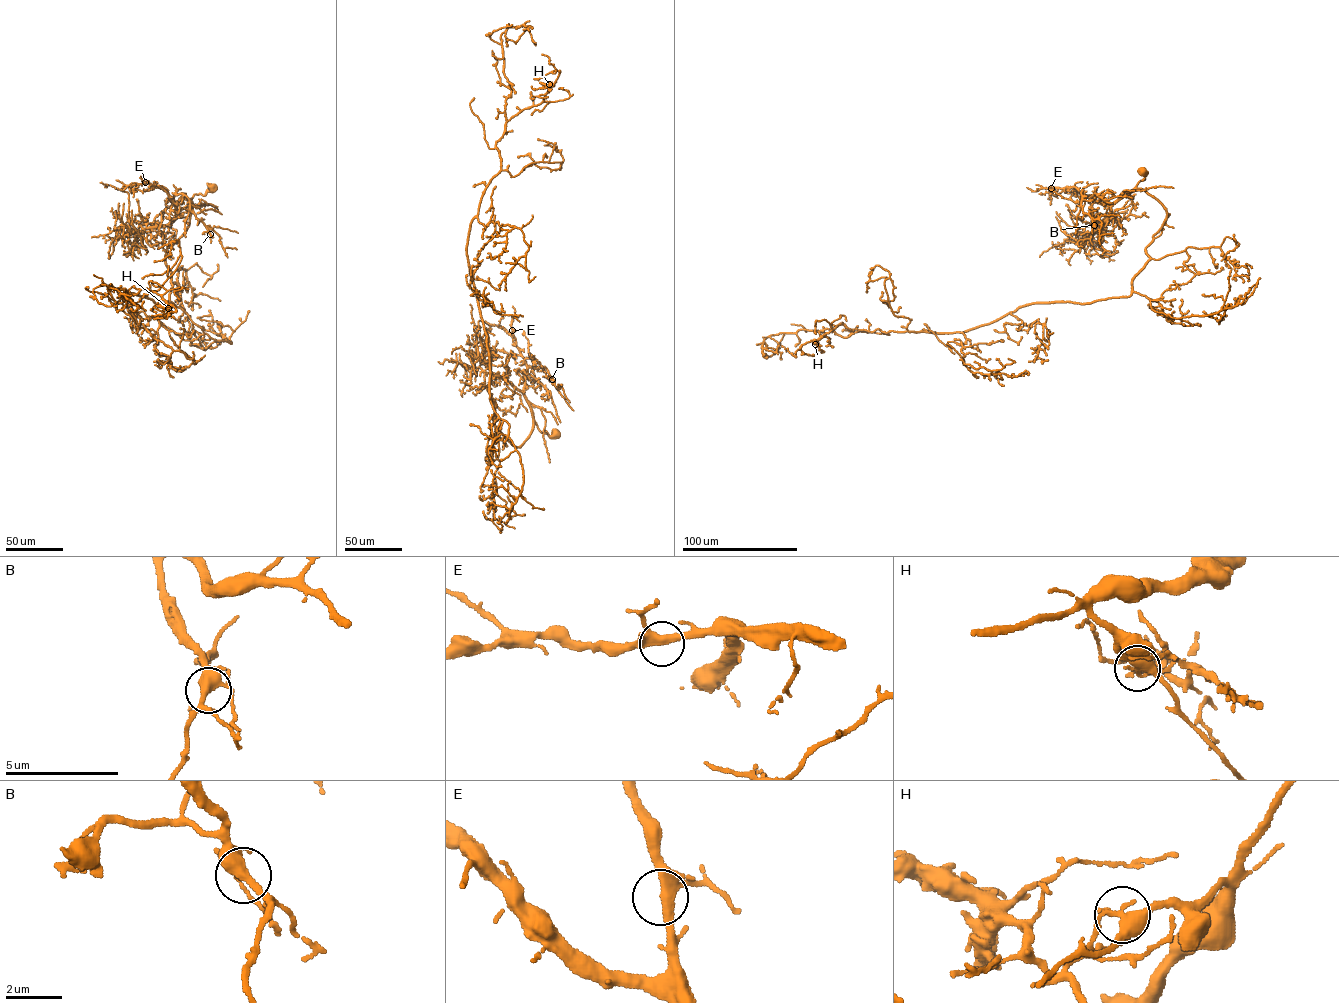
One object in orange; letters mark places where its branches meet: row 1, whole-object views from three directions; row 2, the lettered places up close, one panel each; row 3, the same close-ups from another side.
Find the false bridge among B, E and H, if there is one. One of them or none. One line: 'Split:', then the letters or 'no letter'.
Split: H

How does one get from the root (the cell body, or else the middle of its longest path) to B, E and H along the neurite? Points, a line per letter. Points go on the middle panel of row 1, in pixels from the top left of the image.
B: (556, 433), (550, 436), (540, 431), (523, 391), (530, 367), (545, 367), (552, 379)
E: (556, 433), (551, 436), (541, 432), (534, 421), (524, 393), (527, 365), (512, 330)
H: (556, 433), (534, 420), (518, 447), (495, 426), (466, 247), (505, 123), (550, 84)

